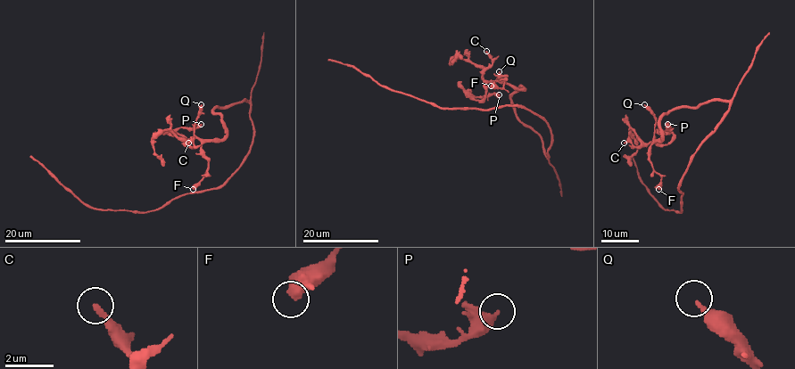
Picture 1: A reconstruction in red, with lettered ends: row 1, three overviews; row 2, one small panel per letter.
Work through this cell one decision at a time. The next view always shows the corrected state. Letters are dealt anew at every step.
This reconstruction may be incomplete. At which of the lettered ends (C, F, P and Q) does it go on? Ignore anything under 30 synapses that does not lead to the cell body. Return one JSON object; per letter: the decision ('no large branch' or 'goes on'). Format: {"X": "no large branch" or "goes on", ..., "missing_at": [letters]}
{"C": "no large branch", "F": "no large branch", "P": "no large branch", "Q": "no large branch", "missing_at": []}

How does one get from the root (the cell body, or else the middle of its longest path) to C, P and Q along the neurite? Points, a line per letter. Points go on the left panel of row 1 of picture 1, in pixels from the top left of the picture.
C: (252, 142), (250, 103), (241, 101), (212, 110), (223, 120), (222, 139), (188, 143)
P: (252, 142), (247, 101), (212, 110), (223, 120), (222, 139), (192, 138), (188, 144), (176, 132), (201, 124)
Q: (252, 142), (247, 101), (212, 110), (223, 120), (227, 135), (222, 139), (199, 139), (194, 134), (201, 104)

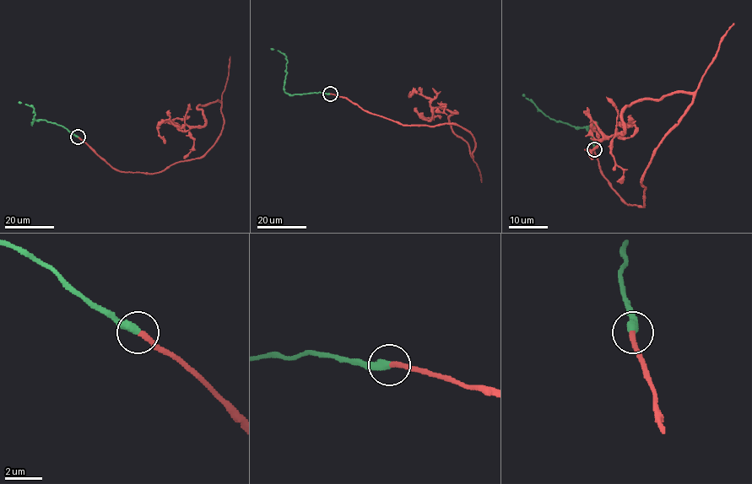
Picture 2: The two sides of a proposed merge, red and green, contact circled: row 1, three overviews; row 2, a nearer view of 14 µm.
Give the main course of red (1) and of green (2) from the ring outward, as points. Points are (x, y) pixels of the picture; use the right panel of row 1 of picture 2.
1: (594, 149), (624, 201), (643, 207), (642, 174), (693, 95), (632, 102), (624, 132), (593, 122), (593, 159)
2: (594, 149), (592, 132), (595, 122), (575, 127), (551, 120), (522, 94)

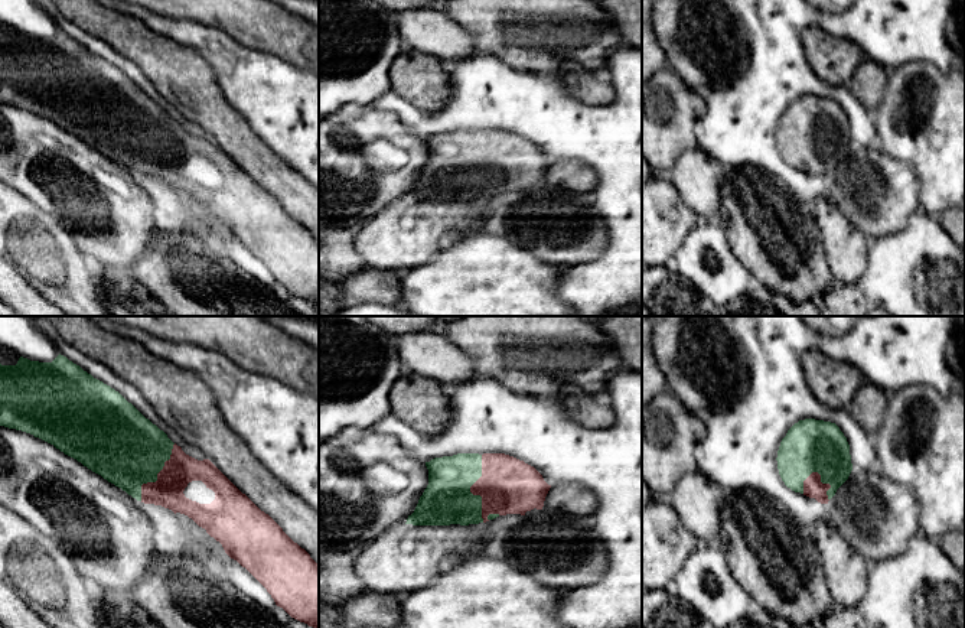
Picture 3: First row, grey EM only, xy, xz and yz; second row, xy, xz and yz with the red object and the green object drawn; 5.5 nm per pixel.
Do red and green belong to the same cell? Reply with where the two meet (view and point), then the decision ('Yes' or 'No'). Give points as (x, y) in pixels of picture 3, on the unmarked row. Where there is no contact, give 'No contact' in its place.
Touches red at xz (470, 168). Yes

